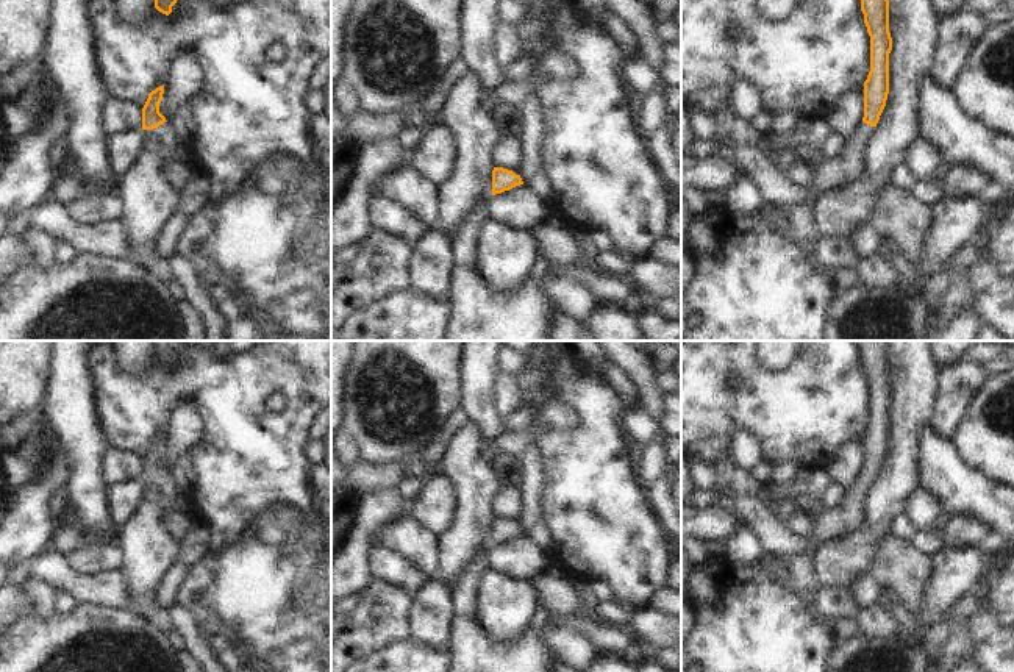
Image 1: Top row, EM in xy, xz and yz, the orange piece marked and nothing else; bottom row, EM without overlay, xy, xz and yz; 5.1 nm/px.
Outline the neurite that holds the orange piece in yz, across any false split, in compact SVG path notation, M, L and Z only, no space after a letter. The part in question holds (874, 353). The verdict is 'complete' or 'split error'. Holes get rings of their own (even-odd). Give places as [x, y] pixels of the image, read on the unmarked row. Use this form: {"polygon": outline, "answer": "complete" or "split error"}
{"polygon": "M856 341L856 344L870 386L870 422L864 431L864 467L847 489L842 505L816 519L811 536L819 542L845 539L864 530L864 503L889 444L889 403L892 400L889 341Z", "answer": "split error"}

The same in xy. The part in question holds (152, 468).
{"polygon": "M164 434L148 444L142 458L142 480L152 481L159 506L159 522L166 533L180 542L191 525L192 513L178 506L180 489L173 484L169 470L159 463L162 444Z", "answer": "split error"}

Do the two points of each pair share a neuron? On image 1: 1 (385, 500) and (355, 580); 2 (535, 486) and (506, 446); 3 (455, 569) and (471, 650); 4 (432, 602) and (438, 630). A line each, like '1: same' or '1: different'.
1: same
2: same
3: different
4: same

